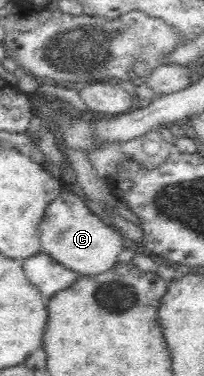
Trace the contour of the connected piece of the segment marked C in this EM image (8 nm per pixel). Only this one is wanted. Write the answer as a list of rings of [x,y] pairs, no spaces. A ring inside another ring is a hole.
[[[70,192],[61,193],[48,207],[40,224],[42,252],[62,265],[73,269],[80,277],[96,277],[112,269],[124,251],[122,235],[98,211]]]

